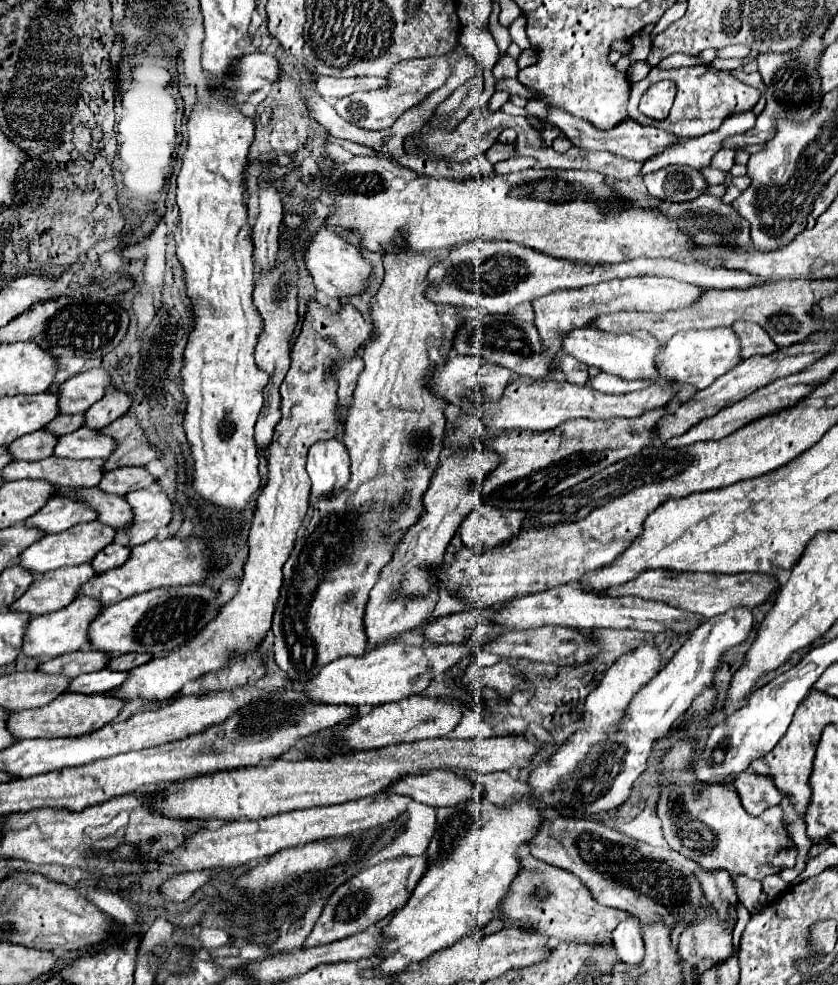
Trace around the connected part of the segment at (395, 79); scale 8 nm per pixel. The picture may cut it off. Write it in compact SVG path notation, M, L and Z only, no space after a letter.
M442 55L442 57L420 57L420 59L406 59L400 61L392 73L388 75L388 89L378 89L378 91L368 91L368 93L352 93L346 95L342 99L336 101L334 111L346 119L348 123L360 127L360 129L368 129L368 131L376 131L376 129L388 129L396 123L396 119L408 111L410 107L414 107L416 103L424 101L426 95L430 95L434 89L442 87L448 77L452 75L452 61L450 55Z

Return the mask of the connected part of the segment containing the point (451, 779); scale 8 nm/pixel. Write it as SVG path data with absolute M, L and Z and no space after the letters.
M432 769L432 773L416 773L416 777L404 777L404 781L396 781L396 785L390 785L386 791L406 795L432 807L450 807L482 797L478 785L450 771L440 773L440 769Z

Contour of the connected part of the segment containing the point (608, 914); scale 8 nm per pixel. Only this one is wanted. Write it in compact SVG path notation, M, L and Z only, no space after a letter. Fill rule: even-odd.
M522 857L520 873L512 881L508 897L504 897L500 911L506 917L506 923L520 921L524 927L534 927L536 931L544 933L546 937L556 937L560 941L584 941L588 945L600 945L606 949L612 947L612 941L610 939L600 941L600 933L604 933L604 931L612 933L620 921L626 921L628 917L632 917L622 909L600 905L592 897L592 893L588 893L588 889L584 889L584 883L576 875L572 875L560 867L548 865L544 861L538 861L534 857ZM536 889L546 889L550 893L548 899L544 899L542 903L532 901L532 893ZM514 891L516 891L516 917L514 917Z

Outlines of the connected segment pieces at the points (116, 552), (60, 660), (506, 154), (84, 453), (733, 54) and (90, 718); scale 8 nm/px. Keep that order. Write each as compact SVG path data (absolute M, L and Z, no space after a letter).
M112 543L112 545L106 545L100 553L96 553L96 557L90 561L90 565L96 569L96 573L104 573L108 569L122 565L128 559L128 555L130 555L130 547Z
M86 649L86 651L74 651L74 653L66 653L66 655L48 659L48 661L38 665L38 671L52 673L52 675L78 677L78 675L84 675L84 673L102 671L106 667L106 663L108 663L106 653Z
M496 142L491 146L491 148L486 152L485 156L487 160L495 165L496 163L509 159L515 155L516 143L503 144Z
M78 429L76 433L68 433L56 441L54 455L66 459L106 459L114 451L114 439L100 435L98 431Z
M731 45L717 50L717 55L719 58L744 58L750 55L750 48L744 45Z
M62 693L56 701L50 701L44 707L28 709L28 711L14 711L6 719L6 729L14 735L14 739L32 739L32 737L76 737L84 733L92 733L102 725L110 723L122 707L124 701L106 697L104 693L80 695L80 693Z

